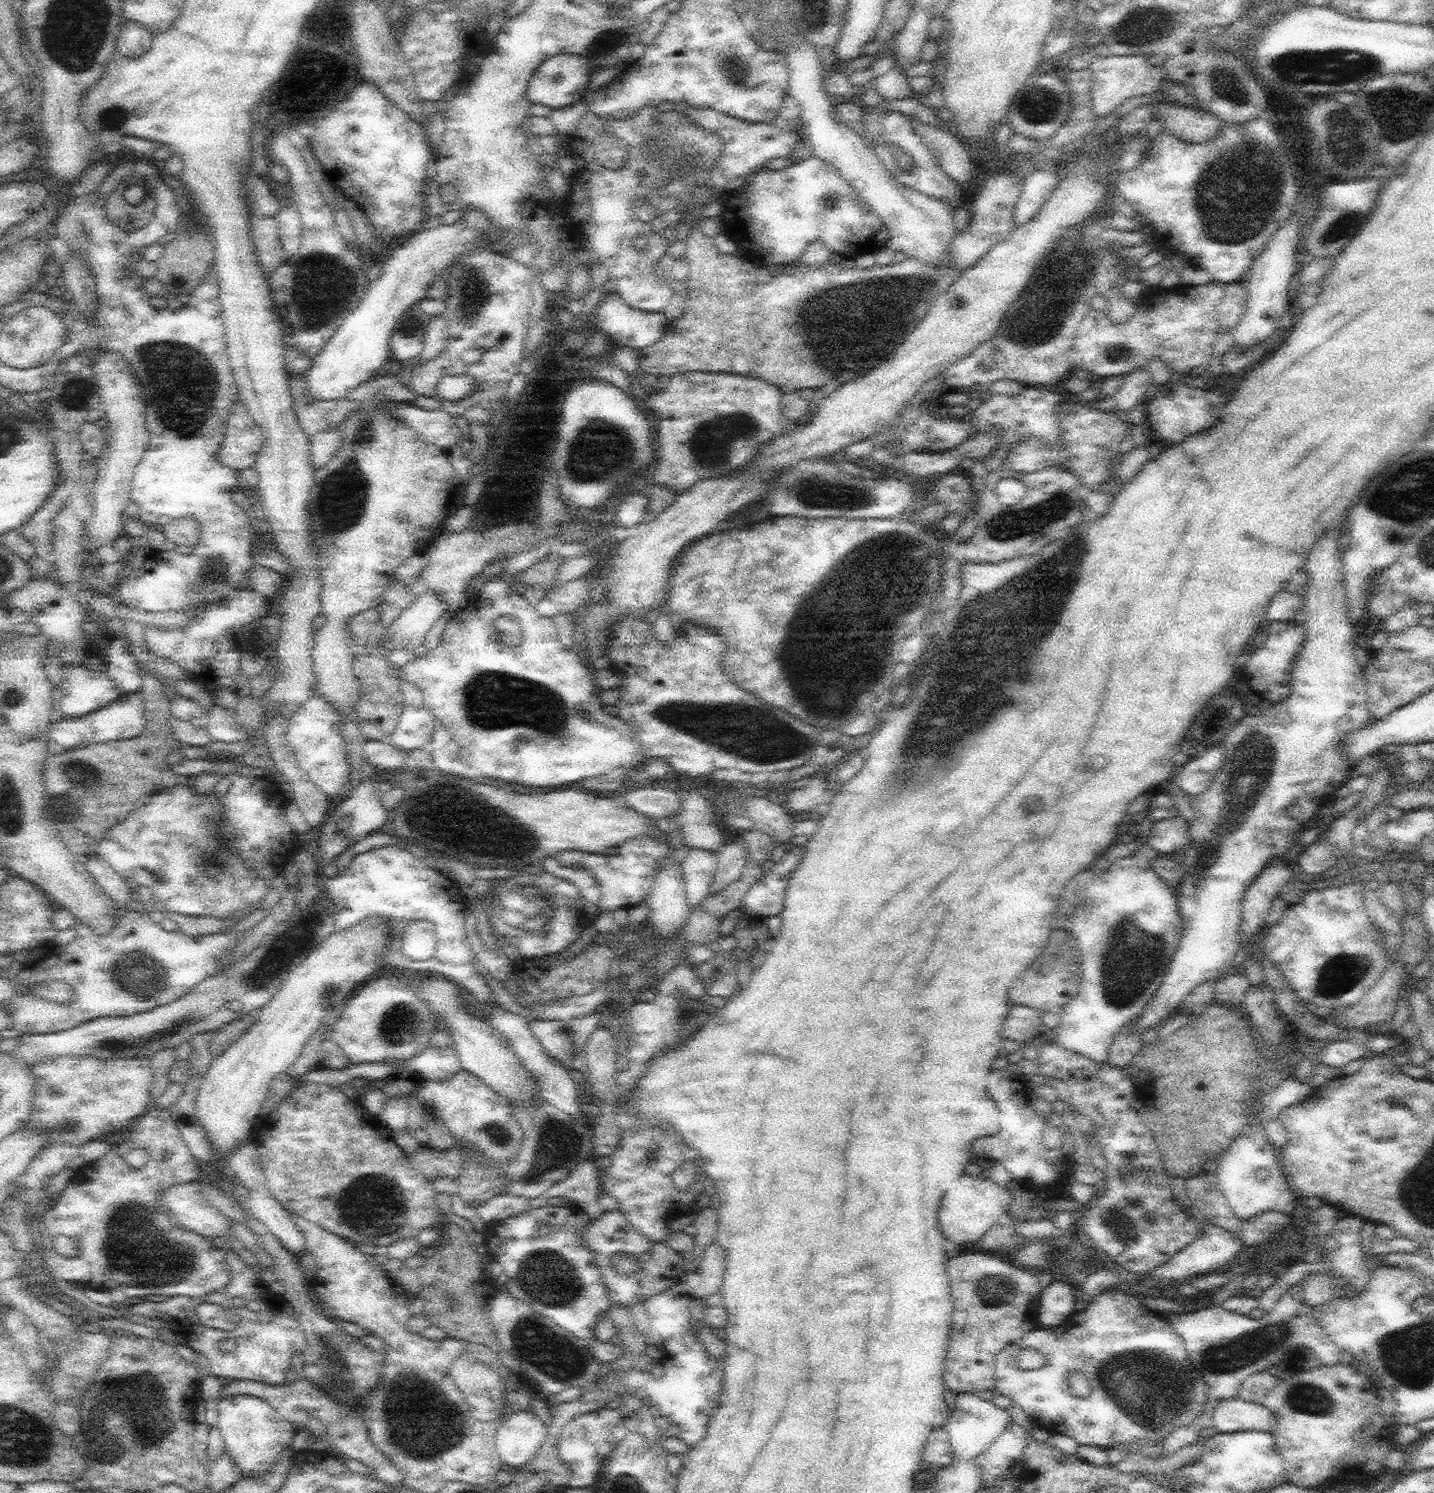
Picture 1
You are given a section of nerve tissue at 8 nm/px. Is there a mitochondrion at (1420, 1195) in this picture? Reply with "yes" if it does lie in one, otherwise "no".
yes

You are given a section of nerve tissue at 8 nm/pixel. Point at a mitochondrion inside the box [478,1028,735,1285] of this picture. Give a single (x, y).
(554, 1146)

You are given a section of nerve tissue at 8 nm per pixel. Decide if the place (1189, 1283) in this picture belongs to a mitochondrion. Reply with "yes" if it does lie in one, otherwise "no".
no

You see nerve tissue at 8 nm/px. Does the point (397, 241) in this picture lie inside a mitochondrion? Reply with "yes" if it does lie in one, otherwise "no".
no

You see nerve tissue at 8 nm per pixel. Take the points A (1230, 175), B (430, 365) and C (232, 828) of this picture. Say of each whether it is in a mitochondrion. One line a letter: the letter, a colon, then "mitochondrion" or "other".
A: mitochondrion
B: other
C: mitochondrion

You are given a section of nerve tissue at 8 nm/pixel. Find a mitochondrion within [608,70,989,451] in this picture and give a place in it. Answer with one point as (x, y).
(832, 347)

